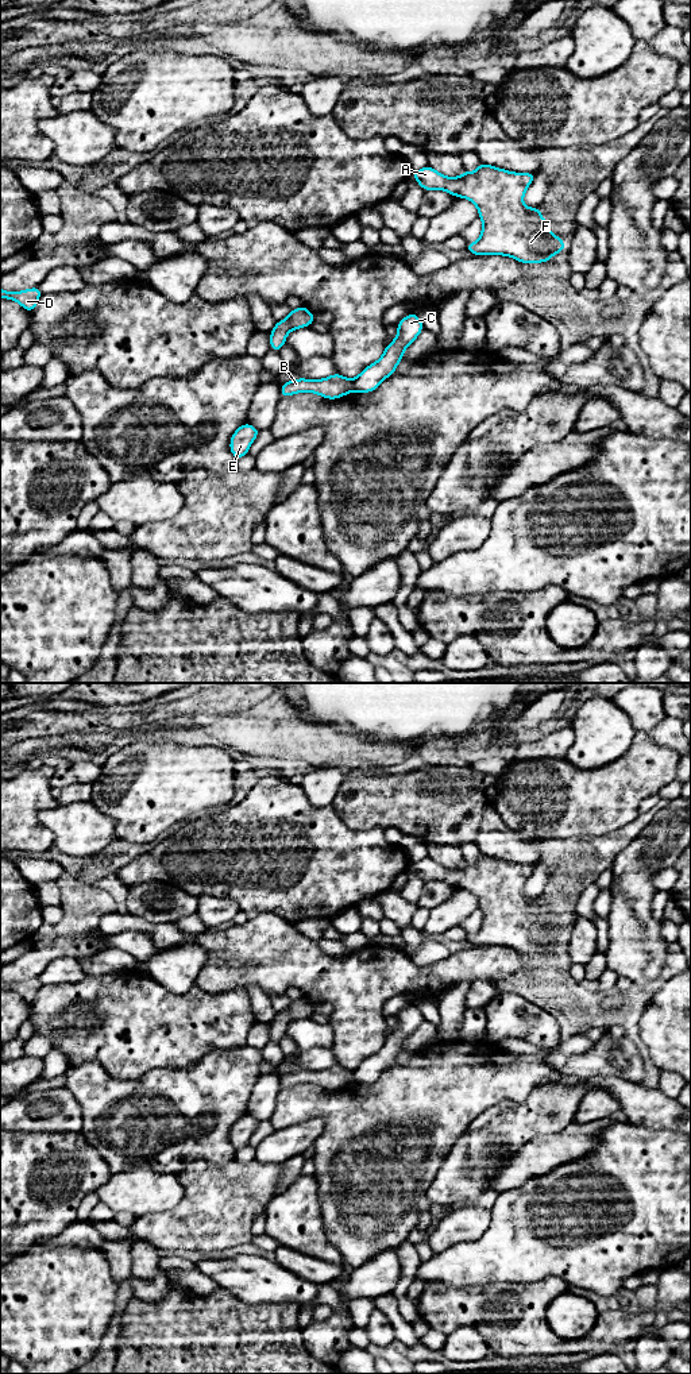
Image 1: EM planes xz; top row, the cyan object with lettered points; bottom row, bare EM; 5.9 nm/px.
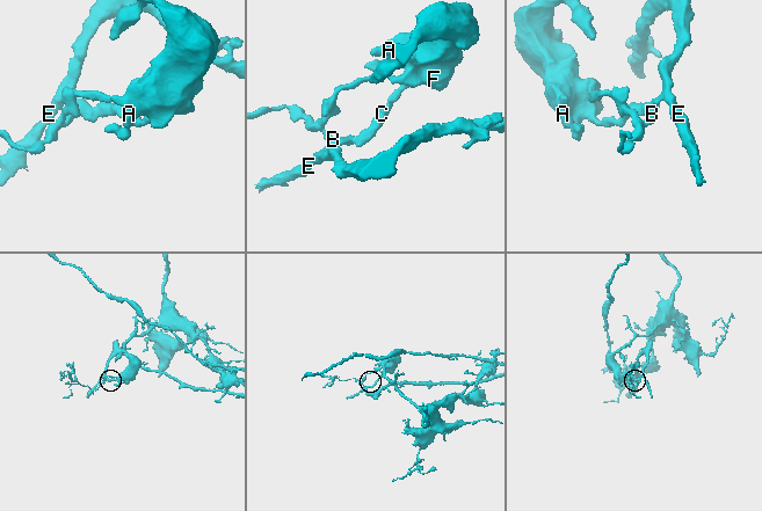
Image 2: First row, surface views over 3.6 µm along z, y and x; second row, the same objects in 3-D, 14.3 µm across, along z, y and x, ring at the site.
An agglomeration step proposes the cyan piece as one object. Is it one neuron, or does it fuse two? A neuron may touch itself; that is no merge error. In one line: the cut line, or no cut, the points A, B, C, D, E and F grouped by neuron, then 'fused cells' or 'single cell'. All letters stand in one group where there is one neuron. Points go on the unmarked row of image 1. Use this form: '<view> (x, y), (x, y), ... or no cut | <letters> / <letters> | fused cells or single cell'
xz (352, 1070), (350, 1081) | A C F / B D E | fused cells

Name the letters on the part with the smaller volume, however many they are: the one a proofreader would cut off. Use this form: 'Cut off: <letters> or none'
Cut off: B, D, E

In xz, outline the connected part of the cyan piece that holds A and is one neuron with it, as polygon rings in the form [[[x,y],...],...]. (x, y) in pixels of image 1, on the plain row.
[[[479,854],[474,864],[445,868],[429,856],[412,862],[426,883],[440,880],[455,889],[474,894],[483,914],[482,925],[466,941],[474,946],[505,946],[521,954],[541,954],[565,941],[563,930],[549,923],[538,898],[526,899],[522,894],[534,864],[513,864]]]

